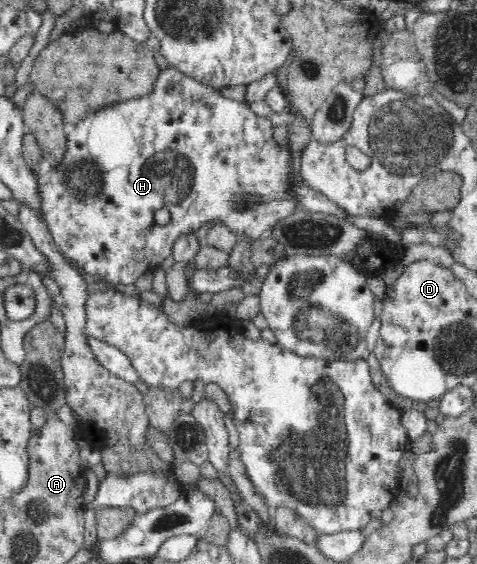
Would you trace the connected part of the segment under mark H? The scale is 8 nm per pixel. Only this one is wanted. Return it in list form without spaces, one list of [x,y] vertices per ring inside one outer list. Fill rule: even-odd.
[[[169,66],[166,70],[160,69],[149,93],[134,99],[117,100],[111,104],[100,105],[98,109],[92,110],[75,122],[74,130],[67,135],[67,152],[60,166],[50,168],[45,174],[38,176],[38,179],[40,179],[44,200],[42,214],[54,243],[60,246],[62,254],[88,278],[98,279],[111,286],[121,284],[126,287],[127,284],[134,283],[144,272],[160,266],[170,256],[174,242],[182,234],[192,233],[204,224],[225,226],[230,232],[248,238],[252,243],[269,235],[278,222],[283,222],[300,209],[294,186],[296,178],[300,177],[300,174],[296,174],[297,170],[290,148],[274,140],[274,127],[268,117],[256,114],[246,101],[239,102],[219,94],[216,89],[188,77],[174,66]]]

